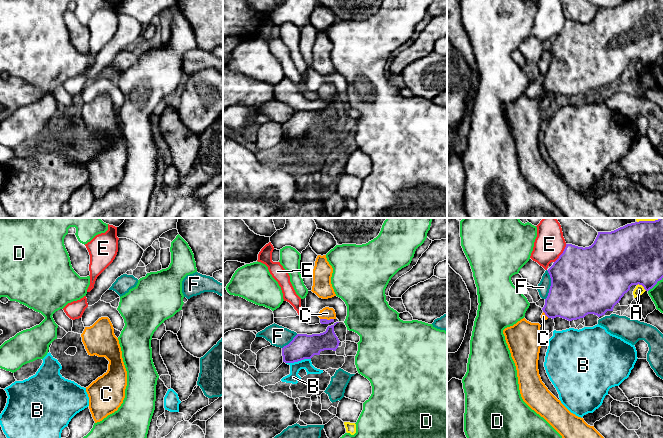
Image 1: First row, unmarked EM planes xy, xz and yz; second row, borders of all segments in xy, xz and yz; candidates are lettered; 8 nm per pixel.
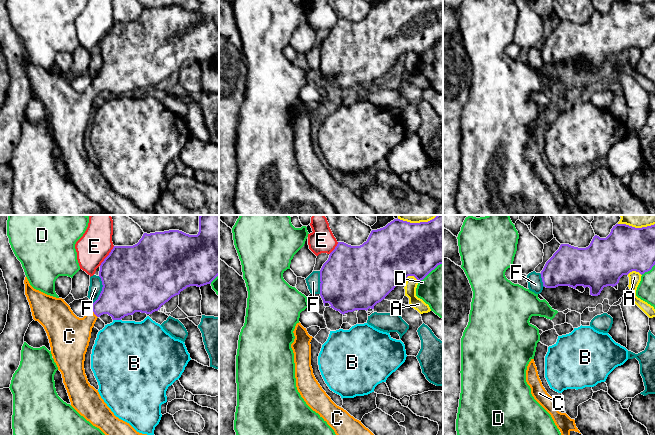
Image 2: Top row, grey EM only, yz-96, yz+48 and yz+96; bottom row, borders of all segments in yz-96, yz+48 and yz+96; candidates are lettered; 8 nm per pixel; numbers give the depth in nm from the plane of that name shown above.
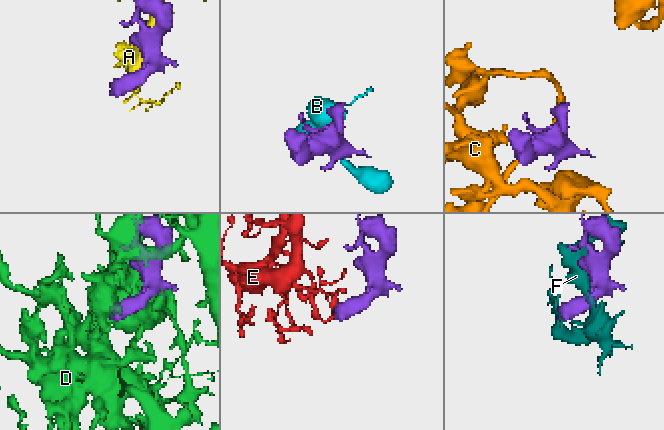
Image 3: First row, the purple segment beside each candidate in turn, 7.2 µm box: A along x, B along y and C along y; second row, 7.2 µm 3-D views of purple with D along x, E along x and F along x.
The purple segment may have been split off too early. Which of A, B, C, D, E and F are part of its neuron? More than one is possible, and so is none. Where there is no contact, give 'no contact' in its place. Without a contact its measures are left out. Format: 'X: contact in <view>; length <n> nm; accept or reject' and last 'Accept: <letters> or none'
A: contact in yz; length 90 nm; reject
B: contact in xz; length 200 nm; reject
C: contact in xz; length 110 nm; accept
D: contact in yz; length 170 nm; reject
E: contact in yz; length 180 nm; reject
F: contact in yz; length 240 nm; reject
Accept: C

